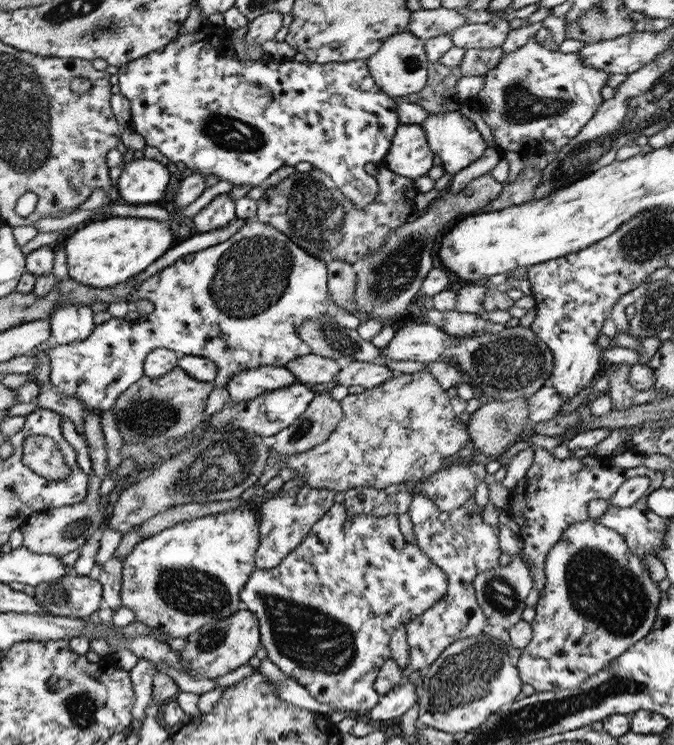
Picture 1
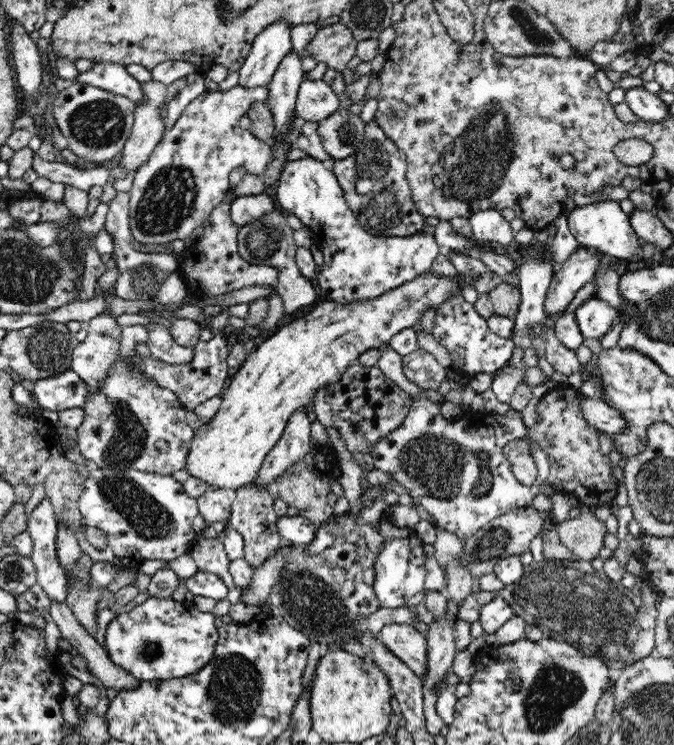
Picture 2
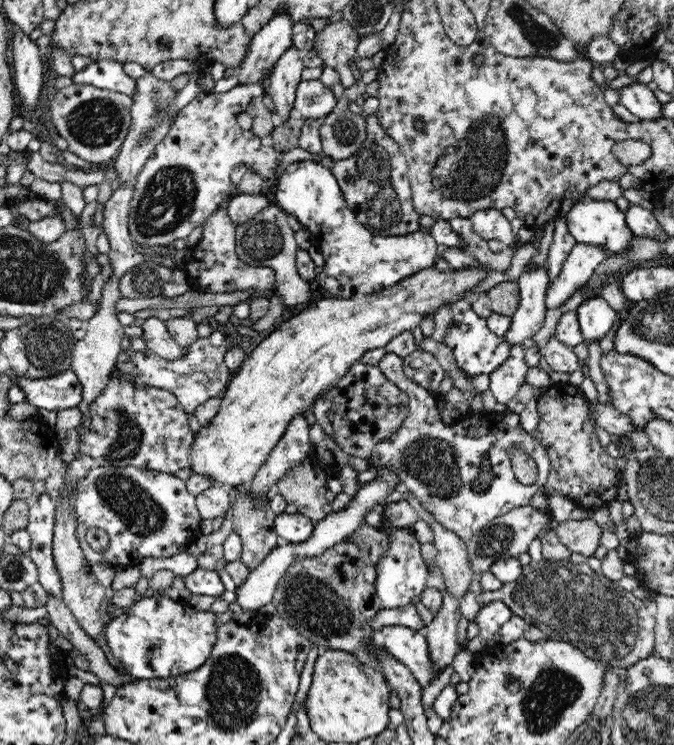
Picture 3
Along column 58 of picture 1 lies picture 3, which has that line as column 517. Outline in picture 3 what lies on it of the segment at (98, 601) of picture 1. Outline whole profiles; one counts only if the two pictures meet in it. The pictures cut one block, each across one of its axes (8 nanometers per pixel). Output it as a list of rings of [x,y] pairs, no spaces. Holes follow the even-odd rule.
[[[541,559],[539,562],[530,562],[526,566],[523,566],[518,580],[514,582],[509,582],[508,584],[502,584],[502,586],[494,591],[483,591],[481,594],[482,602],[487,605],[492,601],[502,601],[514,615],[522,618],[528,625],[536,626],[546,638],[556,639],[558,641],[564,641],[568,644],[574,645],[578,650],[581,650],[586,656],[591,659],[599,660],[604,666],[619,666],[620,668],[628,668],[633,664],[636,664],[639,660],[645,659],[646,657],[653,654],[655,650],[655,616],[653,611],[639,605],[632,597],[628,594],[620,584],[616,581],[610,581],[608,578],[604,577],[602,573],[596,573],[588,567],[586,564],[571,564],[568,559],[564,560],[553,560],[547,561],[546,559]]]

